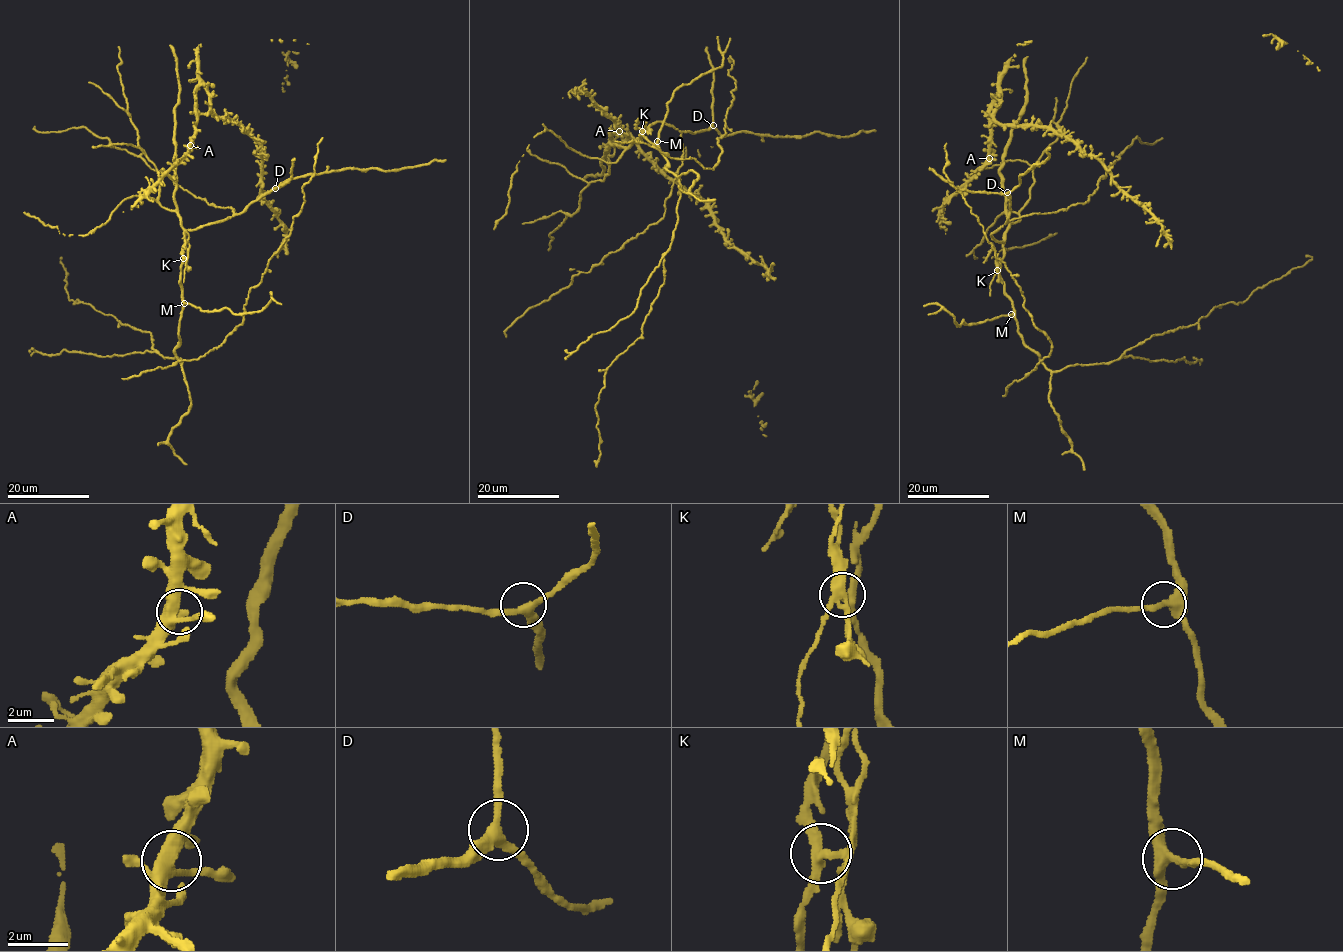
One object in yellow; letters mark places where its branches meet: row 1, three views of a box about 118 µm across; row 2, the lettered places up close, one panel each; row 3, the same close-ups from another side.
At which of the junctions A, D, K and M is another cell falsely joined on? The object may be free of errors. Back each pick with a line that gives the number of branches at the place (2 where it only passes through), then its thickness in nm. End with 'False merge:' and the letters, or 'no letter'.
K: branches 4; calibre 300 nm
False merge: K

